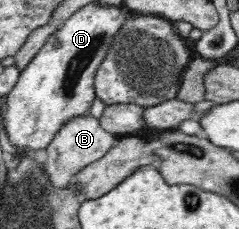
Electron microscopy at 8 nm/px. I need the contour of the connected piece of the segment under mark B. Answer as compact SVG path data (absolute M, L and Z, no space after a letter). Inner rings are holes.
M79 116L69 120L59 132L51 145L42 155L42 162L45 170L45 176L50 185L56 190L65 190L71 186L73 176L80 172L85 166L100 160L109 150L112 150L118 144L119 136L107 132L95 117Z

